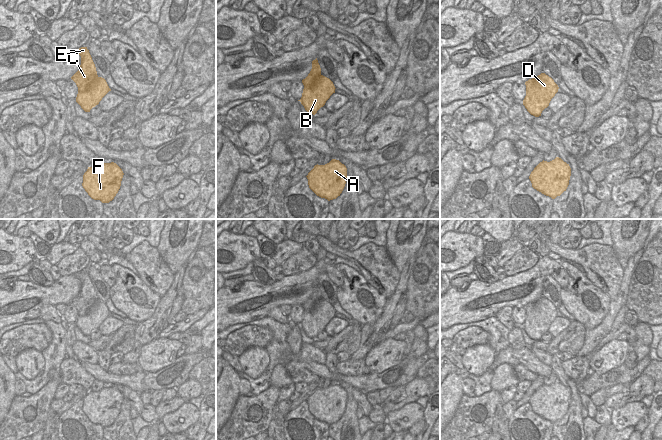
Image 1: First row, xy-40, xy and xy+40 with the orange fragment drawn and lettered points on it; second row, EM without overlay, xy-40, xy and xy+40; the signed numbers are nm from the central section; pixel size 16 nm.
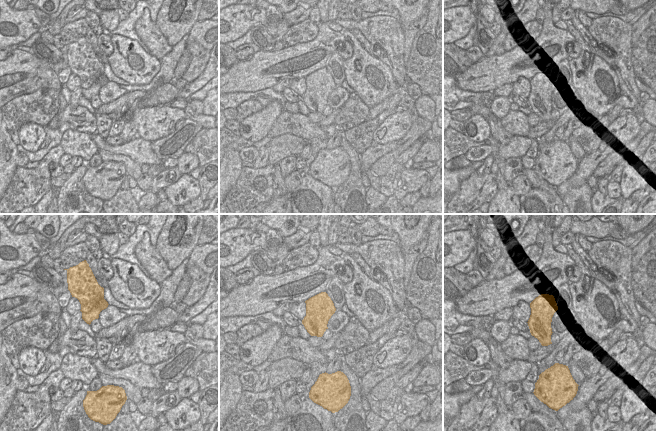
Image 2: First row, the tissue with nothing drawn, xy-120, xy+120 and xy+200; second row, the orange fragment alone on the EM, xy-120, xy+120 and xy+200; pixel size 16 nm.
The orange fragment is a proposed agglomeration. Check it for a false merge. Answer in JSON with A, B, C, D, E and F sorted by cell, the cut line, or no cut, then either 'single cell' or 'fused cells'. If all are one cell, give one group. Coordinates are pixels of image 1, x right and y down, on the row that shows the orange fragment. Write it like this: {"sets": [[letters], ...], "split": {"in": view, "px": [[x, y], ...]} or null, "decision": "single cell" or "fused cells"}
{"sets": [["A", "B", "D", "F"], ["C", "E"]], "split": {"in": "xy-40", "px": [[97, 76], [85, 90], [78, 92]]}, "decision": "fused cells"}

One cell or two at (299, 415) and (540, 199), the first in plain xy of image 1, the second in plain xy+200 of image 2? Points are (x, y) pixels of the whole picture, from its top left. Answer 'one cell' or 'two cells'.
one cell

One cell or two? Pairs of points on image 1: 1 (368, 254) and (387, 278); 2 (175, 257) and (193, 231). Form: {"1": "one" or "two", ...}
{"1": "one", "2": "one"}

